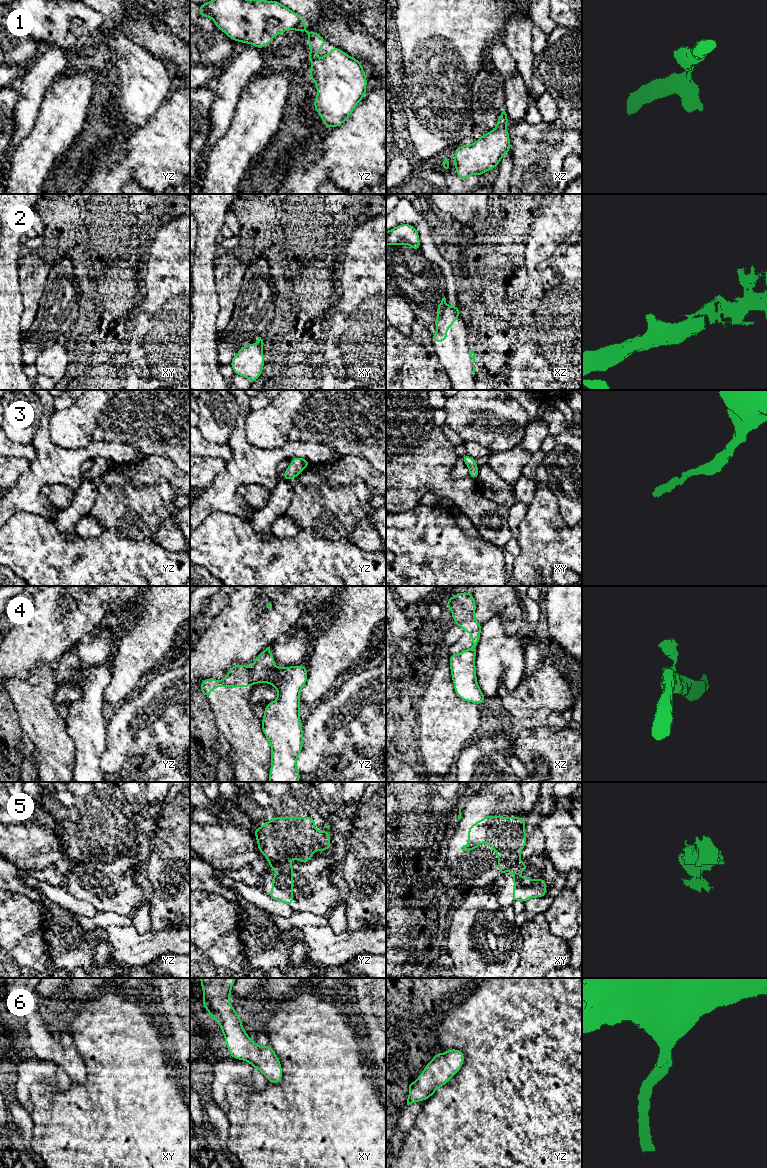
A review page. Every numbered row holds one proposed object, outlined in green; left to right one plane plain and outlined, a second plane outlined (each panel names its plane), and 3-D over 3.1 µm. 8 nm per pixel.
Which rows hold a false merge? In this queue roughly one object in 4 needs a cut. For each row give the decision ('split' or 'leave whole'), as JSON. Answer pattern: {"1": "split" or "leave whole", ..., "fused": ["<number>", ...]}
{"1": "leave whole", "2": "leave whole", "3": "leave whole", "4": "split", "5": "split", "6": "leave whole", "fused": ["4", "5"]}

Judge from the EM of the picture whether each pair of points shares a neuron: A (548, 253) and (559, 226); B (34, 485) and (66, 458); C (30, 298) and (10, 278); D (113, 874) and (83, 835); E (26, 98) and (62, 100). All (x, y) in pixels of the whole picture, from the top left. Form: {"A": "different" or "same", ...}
{"A": "same", "B": "same", "C": "different", "D": "different", "E": "different"}

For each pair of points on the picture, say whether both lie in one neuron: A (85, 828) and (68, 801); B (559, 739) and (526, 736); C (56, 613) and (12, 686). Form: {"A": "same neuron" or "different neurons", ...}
{"A": "different neurons", "B": "same neuron", "C": "different neurons"}

